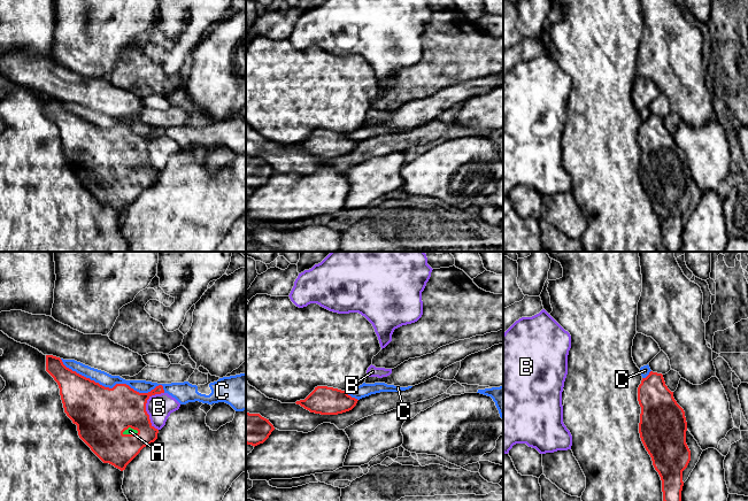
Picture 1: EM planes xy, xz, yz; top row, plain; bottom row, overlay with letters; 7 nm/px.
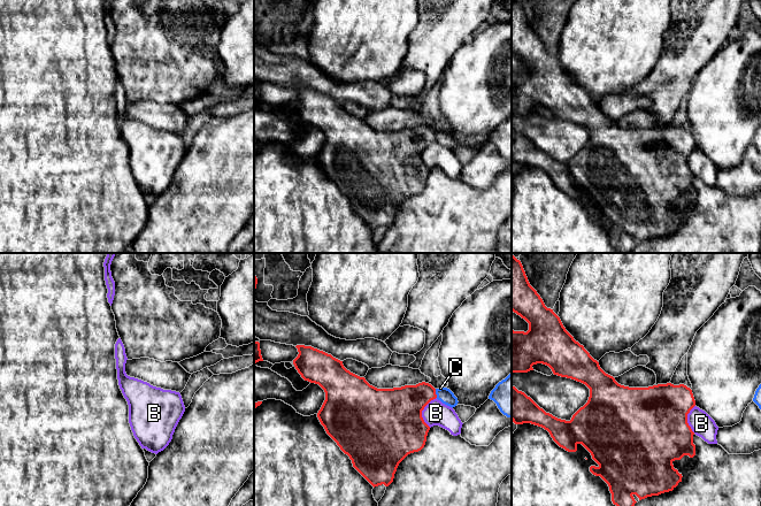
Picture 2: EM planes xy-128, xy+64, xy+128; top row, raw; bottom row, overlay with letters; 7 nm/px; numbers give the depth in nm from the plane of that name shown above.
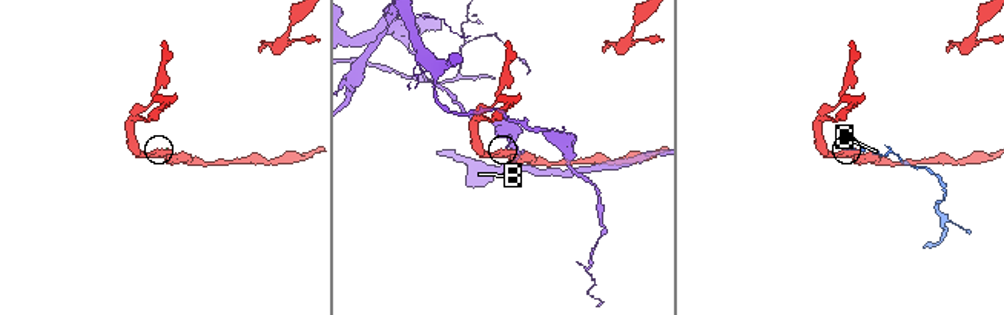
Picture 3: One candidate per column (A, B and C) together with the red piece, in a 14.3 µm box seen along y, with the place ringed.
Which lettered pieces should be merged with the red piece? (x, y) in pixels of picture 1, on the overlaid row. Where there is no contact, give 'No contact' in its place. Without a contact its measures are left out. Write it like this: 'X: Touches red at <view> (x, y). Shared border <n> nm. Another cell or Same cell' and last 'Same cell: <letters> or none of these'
A: Touches red at xy (130, 434). Shared border 120 nm. Same cell
B: Touches red at xy (145, 407). Shared border 280 nm. Another cell
C: Touches red at xy (114, 386). Shared border 750 nm. Another cell
Same cell: A

